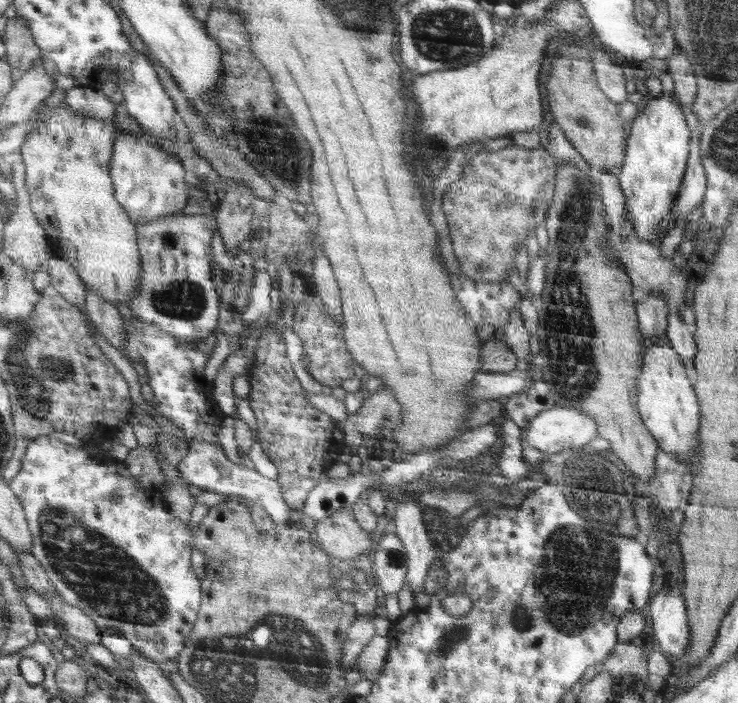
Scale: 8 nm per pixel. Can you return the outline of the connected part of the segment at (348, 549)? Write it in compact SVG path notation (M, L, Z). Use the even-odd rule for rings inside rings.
M351 507L340 508L317 521L314 531L320 548L341 559L355 559L360 554L371 554L378 535L378 532L368 532L356 522Z

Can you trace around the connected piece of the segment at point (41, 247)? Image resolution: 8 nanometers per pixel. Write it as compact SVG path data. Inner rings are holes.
M24 158L18 160L13 166L13 182L18 193L18 208L8 221L8 226L6 226L4 249L1 252L5 253L10 259L23 264L29 271L34 273L38 269L42 270L42 268L47 267L48 261L54 258L54 250L52 250L52 244L48 240L49 235L40 220L38 220L32 207L31 193L28 191L27 186L27 166Z

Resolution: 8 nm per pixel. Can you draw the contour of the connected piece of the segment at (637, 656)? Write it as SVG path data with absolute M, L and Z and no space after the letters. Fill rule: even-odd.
M619 643L614 646L610 656L604 660L598 667L599 670L608 671L612 677L622 675L634 675L638 680L647 683L648 656L642 646L634 646L631 643Z

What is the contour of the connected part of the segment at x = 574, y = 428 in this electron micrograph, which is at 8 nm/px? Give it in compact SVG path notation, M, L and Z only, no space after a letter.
M554 406L529 420L525 428L526 444L541 450L546 456L566 448L580 447L594 440L596 421L575 408Z

